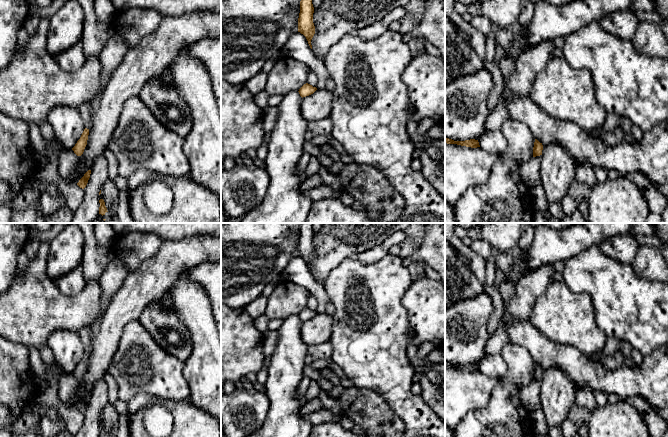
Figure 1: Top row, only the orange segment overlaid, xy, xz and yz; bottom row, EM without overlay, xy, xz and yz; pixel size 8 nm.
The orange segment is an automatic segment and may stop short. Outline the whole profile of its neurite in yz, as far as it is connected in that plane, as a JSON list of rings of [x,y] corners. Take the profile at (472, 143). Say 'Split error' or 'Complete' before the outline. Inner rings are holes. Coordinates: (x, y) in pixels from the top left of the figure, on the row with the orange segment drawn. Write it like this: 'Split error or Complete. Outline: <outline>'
Complete. Outline: [[[445,137],[445,143],[447,143],[447,144],[457,144],[457,145],[471,147],[471,148],[480,147],[478,140],[475,140],[475,139],[470,139],[470,140],[465,140],[465,141],[454,141],[452,139]]]

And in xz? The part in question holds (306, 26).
Complete. Outline: [[[312,0],[300,1],[300,13],[298,18],[298,32],[303,34],[312,49],[311,40],[315,34],[315,26],[313,23],[314,7]]]

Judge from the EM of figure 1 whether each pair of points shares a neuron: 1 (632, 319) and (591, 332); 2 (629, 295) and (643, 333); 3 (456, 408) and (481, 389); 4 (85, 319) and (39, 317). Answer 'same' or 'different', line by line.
1: different
2: same
3: same
4: same

